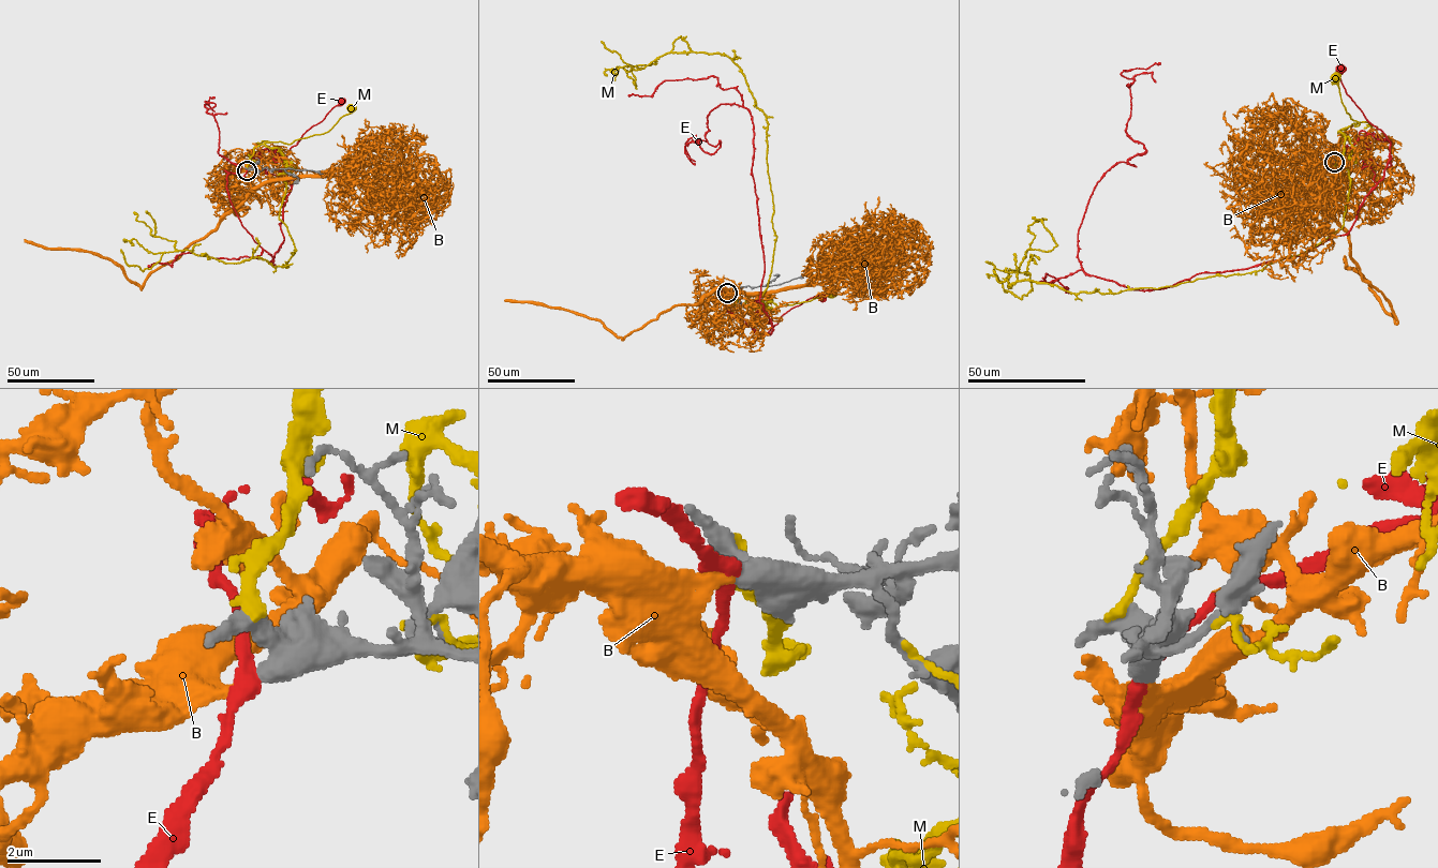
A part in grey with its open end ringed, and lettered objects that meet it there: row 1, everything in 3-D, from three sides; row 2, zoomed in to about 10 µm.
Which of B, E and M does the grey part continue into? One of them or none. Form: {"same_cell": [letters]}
{"same_cell": ["B"]}

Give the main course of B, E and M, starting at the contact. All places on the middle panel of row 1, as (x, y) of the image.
B: (727, 293), (715, 288), (697, 303), (673, 304), (623, 339), (601, 322), (571, 311), (504, 300)
E: (727, 293), (725, 309), (729, 314), (754, 331), (765, 334), (787, 311), (810, 298), (821, 298)
M: (727, 292), (745, 307), (772, 311), (832, 293)

